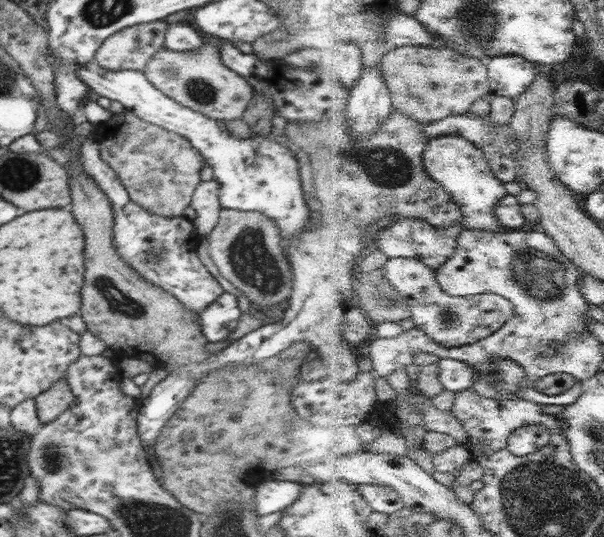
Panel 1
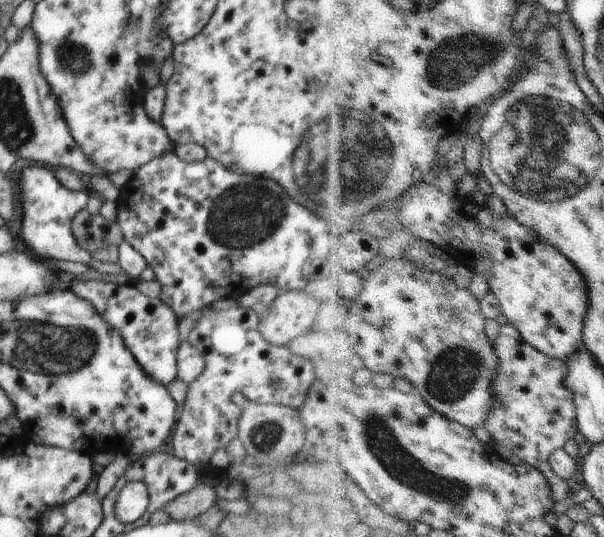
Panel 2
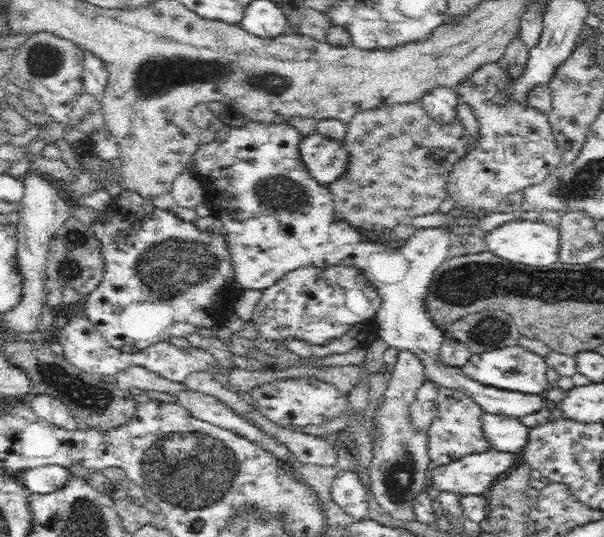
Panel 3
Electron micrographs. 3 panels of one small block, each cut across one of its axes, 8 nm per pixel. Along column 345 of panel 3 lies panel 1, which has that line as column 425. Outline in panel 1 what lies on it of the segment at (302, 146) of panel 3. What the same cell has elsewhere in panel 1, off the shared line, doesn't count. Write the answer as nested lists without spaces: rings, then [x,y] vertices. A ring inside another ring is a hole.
[[[452,133],[432,139],[424,155],[424,161],[428,174],[446,186],[454,200],[464,208],[466,229],[502,233],[510,230],[496,213],[500,202],[508,196],[508,190],[504,180],[500,179],[491,167],[491,161],[484,149],[468,137]]]

